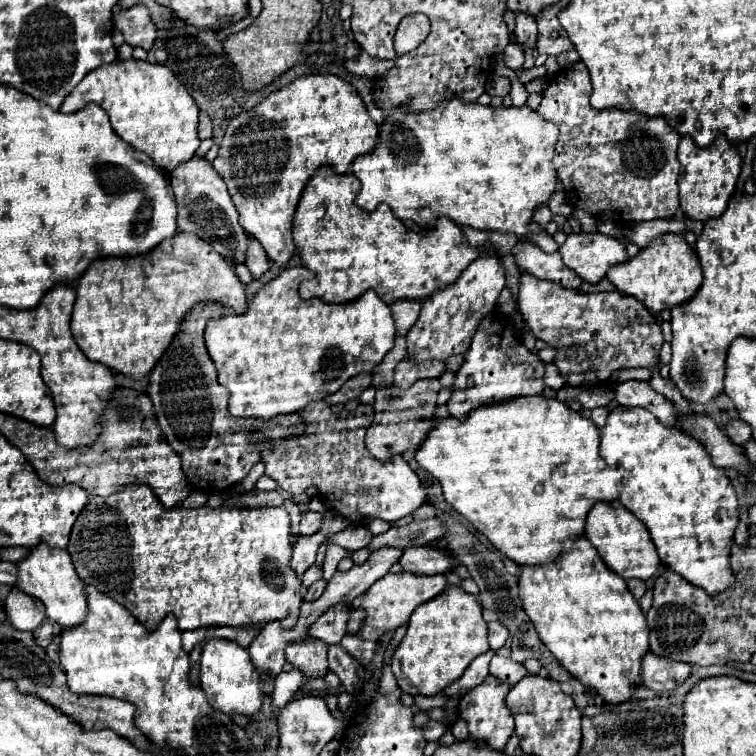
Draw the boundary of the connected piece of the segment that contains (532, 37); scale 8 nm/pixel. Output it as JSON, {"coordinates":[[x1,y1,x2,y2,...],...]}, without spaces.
{"coordinates":[[518,14,516,16,516,42,524,48,534,48,538,42,538,28,536,28,536,20,528,14]]}

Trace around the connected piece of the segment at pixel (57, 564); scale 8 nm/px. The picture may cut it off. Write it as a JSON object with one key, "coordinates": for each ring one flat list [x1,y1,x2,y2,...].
{"coordinates":[[46,544,32,548,26,560,18,562,18,584,16,586,22,592,38,598,46,606,46,616,64,628,82,624,84,616,88,614,84,582,76,576,76,570,72,568,72,558,68,556,66,550,58,550,58,548,52,550]]}

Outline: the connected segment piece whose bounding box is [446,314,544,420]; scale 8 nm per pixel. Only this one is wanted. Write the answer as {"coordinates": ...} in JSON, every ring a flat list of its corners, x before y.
{"coordinates":[[486,316,472,338,470,350,464,354,464,364,456,374,456,390,452,392,450,402,446,404,450,414,458,420,464,420,470,410,478,406,488,406,494,402,506,402,520,396,542,394,544,390,544,362,528,352,520,336,516,334,510,320,502,316]]}

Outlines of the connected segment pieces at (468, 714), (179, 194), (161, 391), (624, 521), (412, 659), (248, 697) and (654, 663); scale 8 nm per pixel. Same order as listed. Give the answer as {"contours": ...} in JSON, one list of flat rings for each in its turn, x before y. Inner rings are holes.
{"contours":[[[488,676,480,686,466,692,460,698,460,704,458,704,458,716,468,724,470,738,474,742,482,742,488,748,498,750,498,752,504,750,508,738,514,734,514,718,512,718,512,712,506,706,506,694,508,692,510,692,508,682,494,678,494,676]],[[194,156,170,174,170,182,178,202,178,230,200,236,202,240,212,244,212,248,226,260,244,264,248,252,248,234,238,224,238,212,230,200,226,184,214,172,212,164,208,164,204,158]],[[218,304,196,306,182,322,180,332,172,340,170,348,148,376,148,396,154,404,156,420,176,454,186,466,186,476,197,481,202,491,227,490,244,480,250,468,262,460,260,448,252,444,252,434,260,432,262,440,278,444,288,436,304,434,304,420,298,414,278,416,272,420,260,418,236,418,228,412,228,390,218,384,216,366,206,352,204,328,208,320,224,316,224,308],[234,438,234,440,230,440]],[[598,502,590,510,586,520,586,538,598,550,608,568,612,568,612,572,616,572,624,580,638,578,646,582,658,574,660,558,656,554,656,548,650,540,646,526,620,502]],[[448,586,436,600,420,604,410,616,408,632,392,658,392,672,404,694,434,696,458,680,470,662,488,652,488,628,482,618,482,606,462,588]],[[210,640,206,642,200,656,200,688,206,694,208,704,224,714,252,716,262,708,264,692,260,682,260,672,252,664,248,650,230,640]],[[656,654,644,656,644,668,642,668,642,684,656,692,670,692,680,682,688,680,692,674,692,664,680,664,672,660,664,660]]]}

